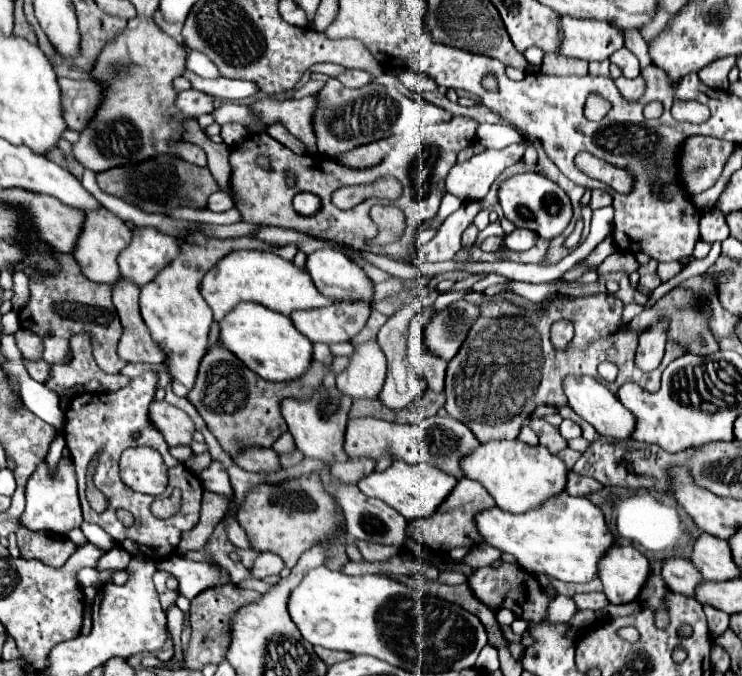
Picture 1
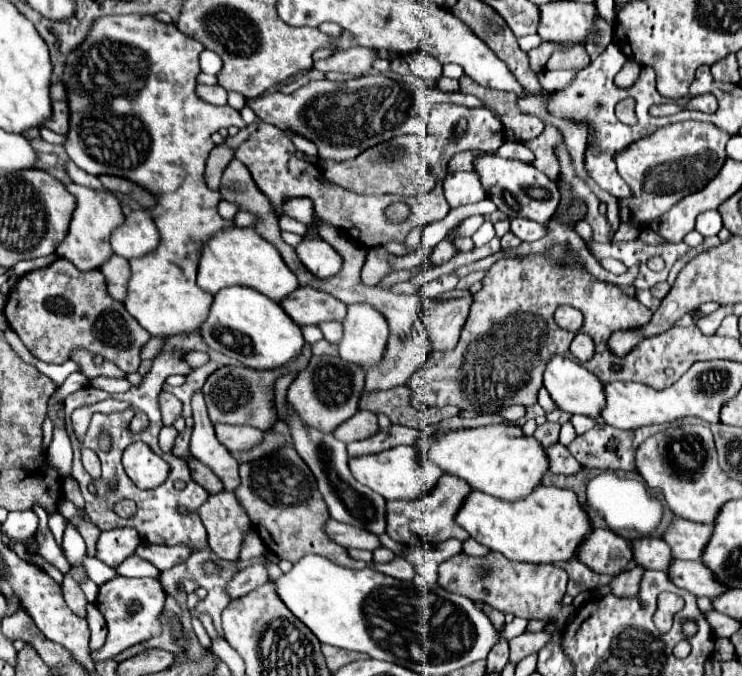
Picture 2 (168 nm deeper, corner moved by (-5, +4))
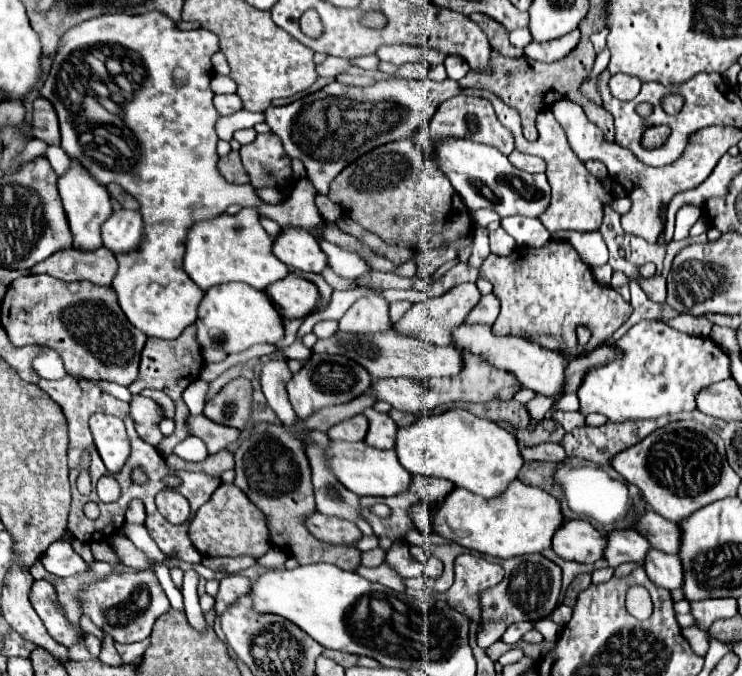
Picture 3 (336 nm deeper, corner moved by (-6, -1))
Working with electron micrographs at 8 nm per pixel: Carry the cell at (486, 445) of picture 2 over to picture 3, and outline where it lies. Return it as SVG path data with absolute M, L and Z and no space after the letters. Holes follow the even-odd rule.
M452 409L442 415L422 415L416 423L400 427L394 451L400 465L412 475L448 479L456 487L488 499L500 495L508 483L518 477L524 463L518 441L510 431L466 409Z

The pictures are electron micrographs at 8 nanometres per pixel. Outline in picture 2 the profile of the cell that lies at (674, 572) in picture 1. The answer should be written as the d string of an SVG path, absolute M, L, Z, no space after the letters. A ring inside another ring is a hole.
M643 538L631 542L633 546L633 558L639 566L647 570L665 570L669 572L669 566L673 564L673 552L669 550L669 544L665 540L657 538Z

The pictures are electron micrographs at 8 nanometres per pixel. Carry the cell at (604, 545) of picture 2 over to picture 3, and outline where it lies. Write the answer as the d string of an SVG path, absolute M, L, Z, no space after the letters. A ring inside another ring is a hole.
M568 519L554 533L554 553L562 559L572 559L578 563L594 563L602 559L606 547L606 537L594 529L588 521Z

